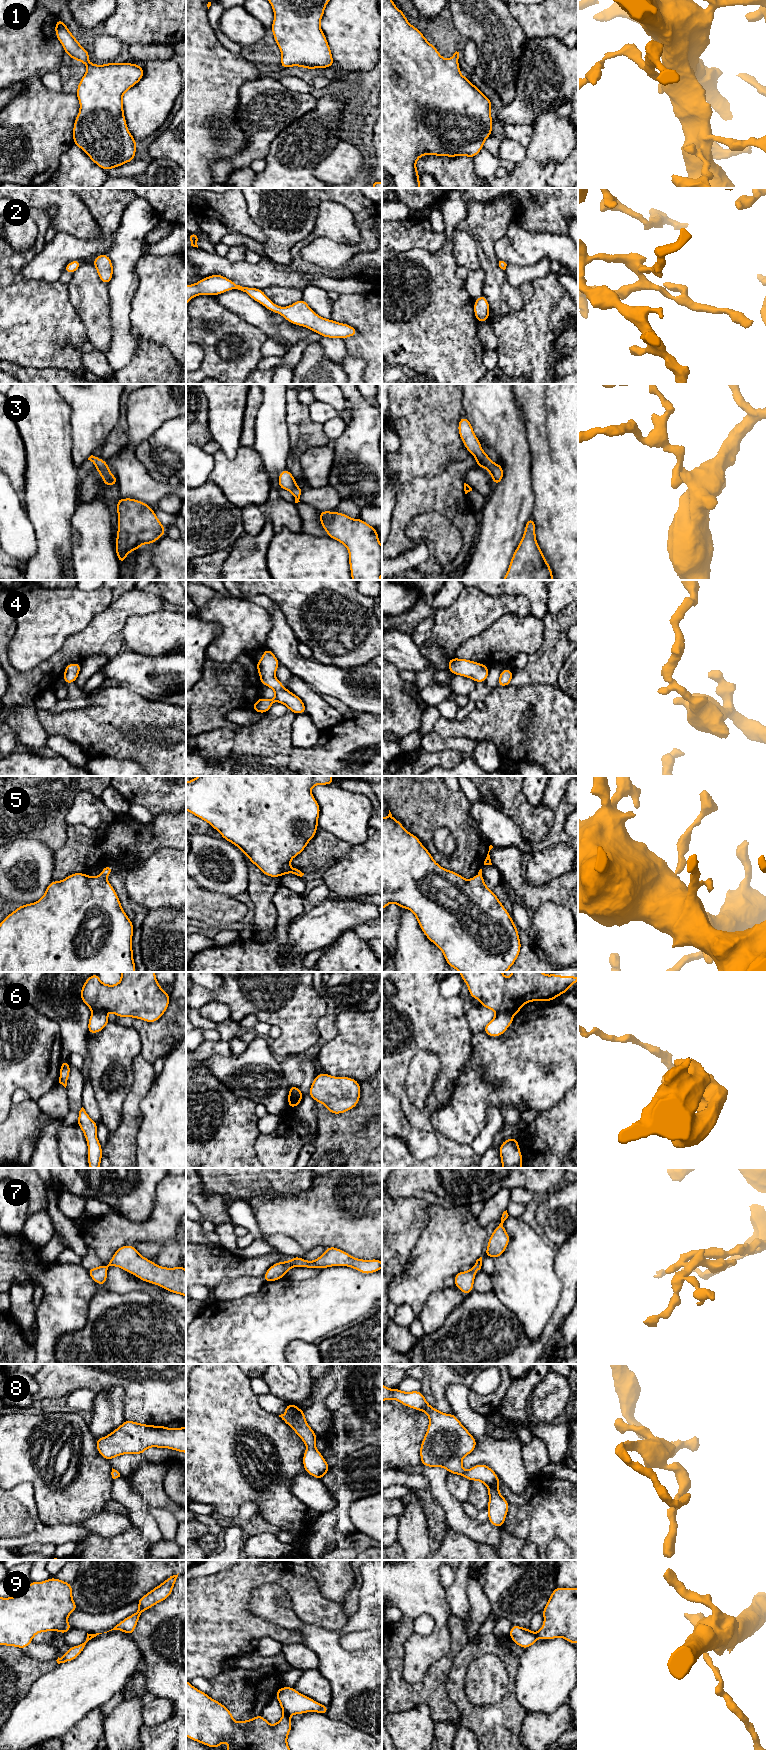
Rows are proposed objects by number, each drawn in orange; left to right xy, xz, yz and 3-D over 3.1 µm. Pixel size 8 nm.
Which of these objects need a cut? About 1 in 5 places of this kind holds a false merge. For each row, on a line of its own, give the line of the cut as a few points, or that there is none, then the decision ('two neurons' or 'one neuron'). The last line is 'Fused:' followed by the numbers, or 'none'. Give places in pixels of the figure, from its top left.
1: cut none; one neuron
2: cut none; one neuron
3: cut none; one neuron
4: cut none; one neuron
5: cut none; one neuron
6: cut yz (497, 1012), (511, 1012), (513, 1014); two neurons
7: cut none; one neuron
8: cut none; one neuron
9: cut xz (283, 1713), (287, 1715); two neurons
Fused: 6, 9

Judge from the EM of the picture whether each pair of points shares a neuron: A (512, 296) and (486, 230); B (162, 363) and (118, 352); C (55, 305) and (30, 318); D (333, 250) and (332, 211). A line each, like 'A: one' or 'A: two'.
A: one
B: two
C: one
D: two

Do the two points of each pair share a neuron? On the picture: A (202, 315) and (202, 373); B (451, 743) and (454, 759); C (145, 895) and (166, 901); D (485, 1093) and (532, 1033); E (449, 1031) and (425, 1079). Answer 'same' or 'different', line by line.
A: same
B: different
C: same
D: same
E: different

